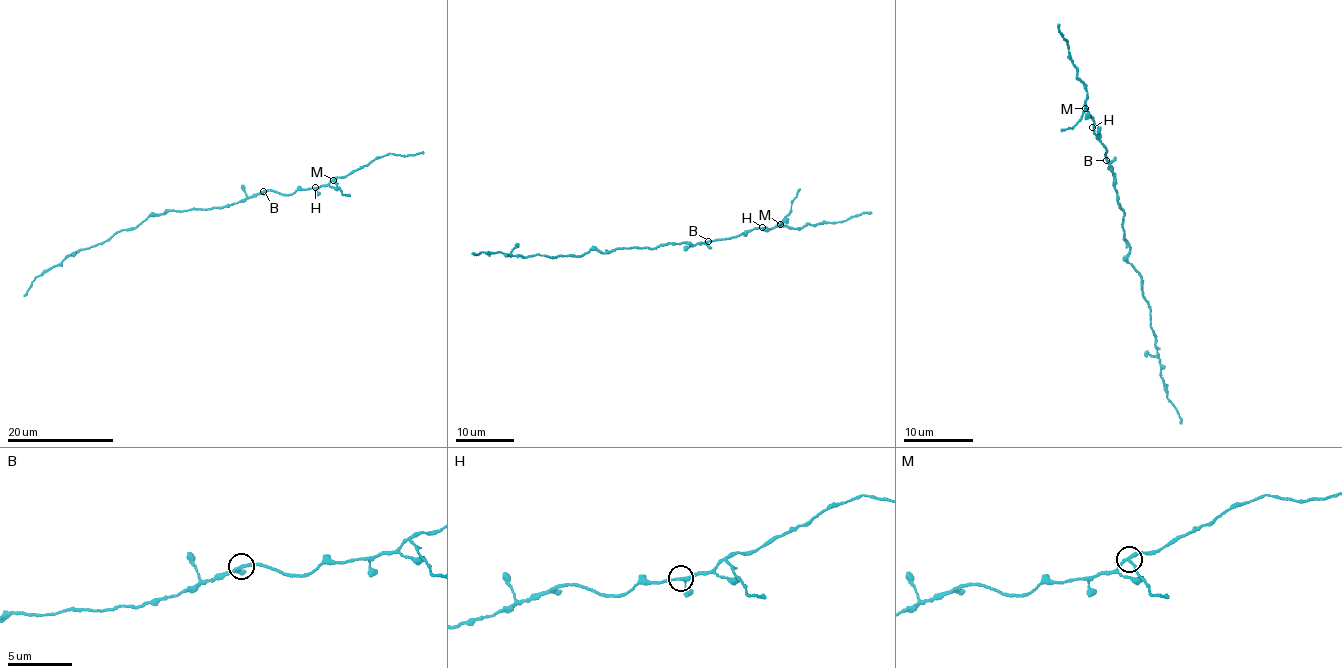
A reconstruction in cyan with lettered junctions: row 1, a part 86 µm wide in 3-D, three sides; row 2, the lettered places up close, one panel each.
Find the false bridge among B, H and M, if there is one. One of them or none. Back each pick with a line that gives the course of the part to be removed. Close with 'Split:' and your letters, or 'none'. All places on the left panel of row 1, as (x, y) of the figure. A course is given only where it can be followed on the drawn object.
M: Course of the part to remove: (333, 180), (342, 194), (350, 196)
Split: M

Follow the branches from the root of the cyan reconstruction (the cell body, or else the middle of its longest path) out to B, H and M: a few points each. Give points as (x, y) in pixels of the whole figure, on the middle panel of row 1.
B: (664, 246), (669, 243), (698, 244), (708, 241)
H: (664, 246), (669, 243), (696, 245), (730, 239), (762, 227)
M: (664, 246), (669, 243), (696, 245), (730, 239), (745, 232), (780, 224)

